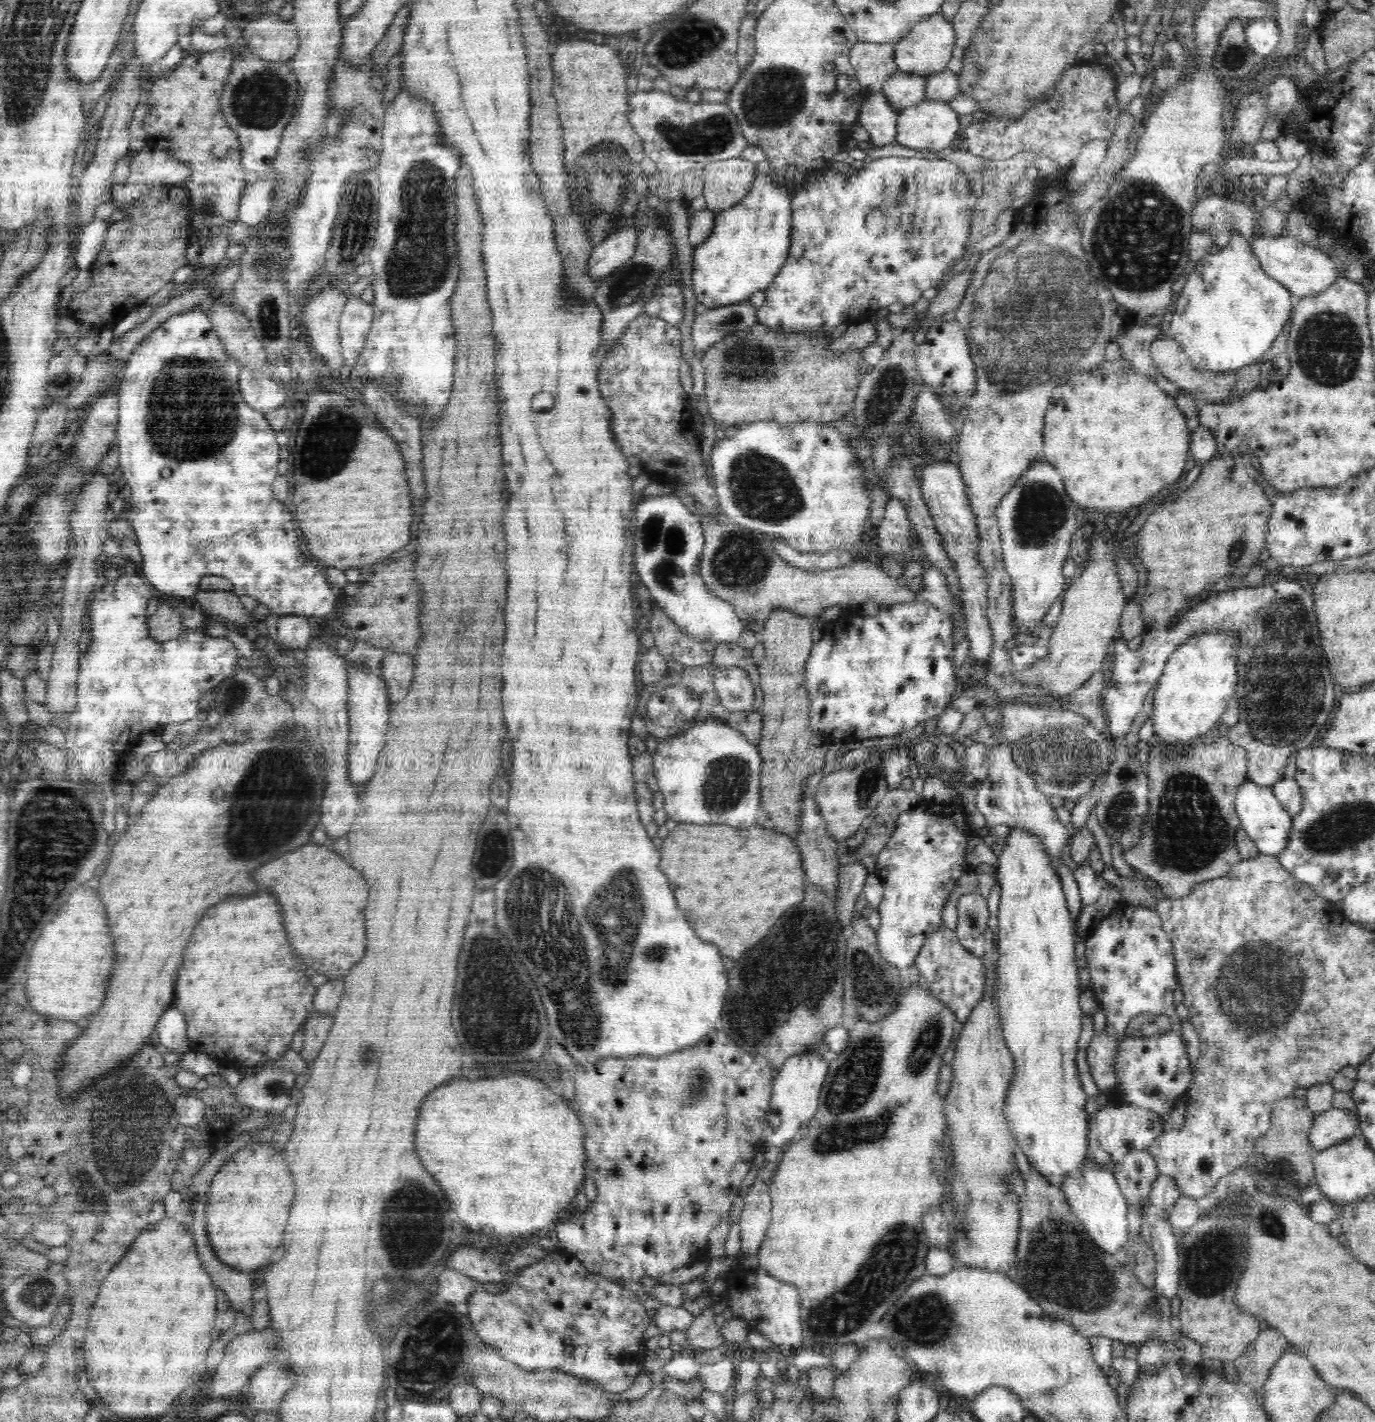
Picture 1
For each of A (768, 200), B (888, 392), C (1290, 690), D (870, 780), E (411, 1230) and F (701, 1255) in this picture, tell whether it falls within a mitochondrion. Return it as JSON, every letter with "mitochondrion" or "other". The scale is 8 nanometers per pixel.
{"A":"other","B":"mitochondrion","C":"mitochondrion","D":"mitochondrion","E":"mitochondrion","F":"other"}

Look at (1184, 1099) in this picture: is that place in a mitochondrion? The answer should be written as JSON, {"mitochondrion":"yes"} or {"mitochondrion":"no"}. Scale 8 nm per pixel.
{"mitochondrion":"no"}

